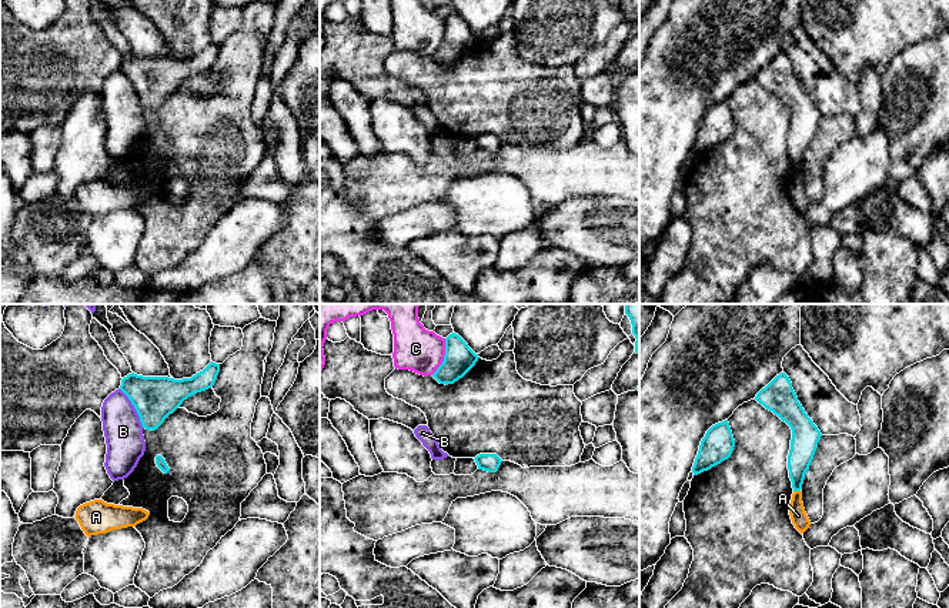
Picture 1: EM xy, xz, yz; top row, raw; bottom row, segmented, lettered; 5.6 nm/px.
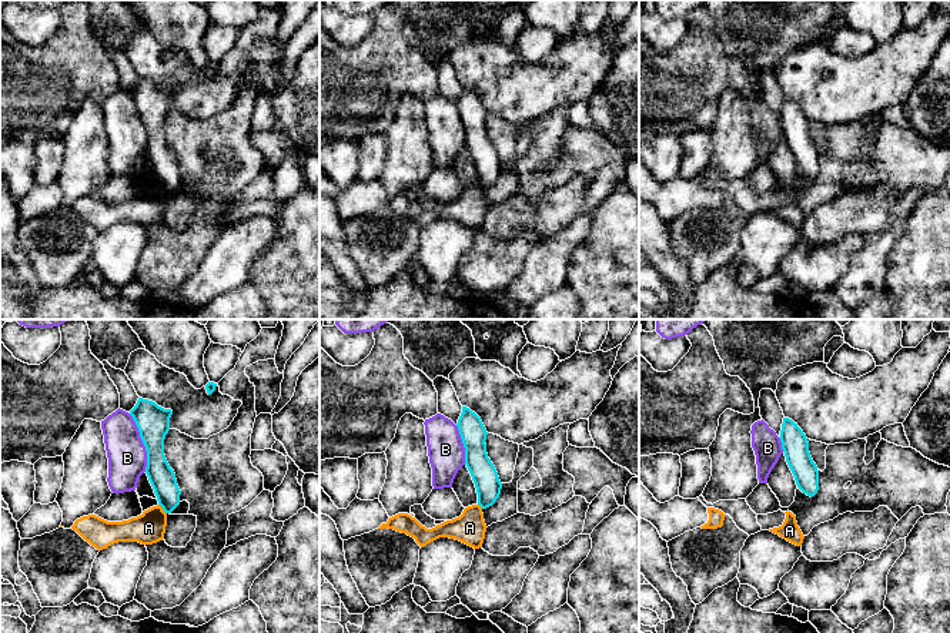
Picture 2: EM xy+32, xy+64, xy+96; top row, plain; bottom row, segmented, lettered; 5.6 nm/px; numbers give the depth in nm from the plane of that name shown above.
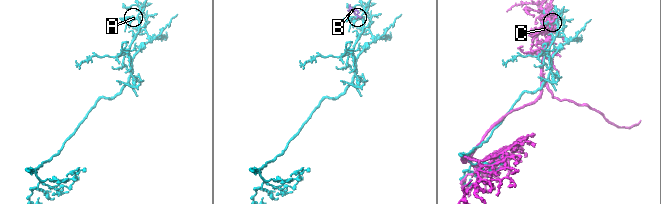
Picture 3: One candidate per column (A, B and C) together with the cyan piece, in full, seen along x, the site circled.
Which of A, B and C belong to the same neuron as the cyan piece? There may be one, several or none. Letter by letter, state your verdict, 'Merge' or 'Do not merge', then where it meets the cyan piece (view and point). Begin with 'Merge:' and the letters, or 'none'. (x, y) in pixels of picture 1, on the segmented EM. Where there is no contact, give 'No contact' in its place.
Merge: none
A: Do not merge. Touches cyan at yz (797, 490)
B: Do not merge. Touches cyan at xy (134, 407)
C: Do not merge. Touches cyan at xz (444, 357)

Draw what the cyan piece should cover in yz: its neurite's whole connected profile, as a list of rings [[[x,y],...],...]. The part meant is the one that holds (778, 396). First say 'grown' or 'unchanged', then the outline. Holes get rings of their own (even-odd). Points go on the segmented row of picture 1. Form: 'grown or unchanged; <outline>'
unchanged; [[[785,373],[762,388],[755,400],[791,427],[788,470],[793,491],[801,491],[822,434],[802,408]]]

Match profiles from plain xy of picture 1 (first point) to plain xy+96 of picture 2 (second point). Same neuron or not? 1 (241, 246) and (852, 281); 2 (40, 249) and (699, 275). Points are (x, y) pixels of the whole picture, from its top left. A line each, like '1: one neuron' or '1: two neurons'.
1: one neuron
2: one neuron

